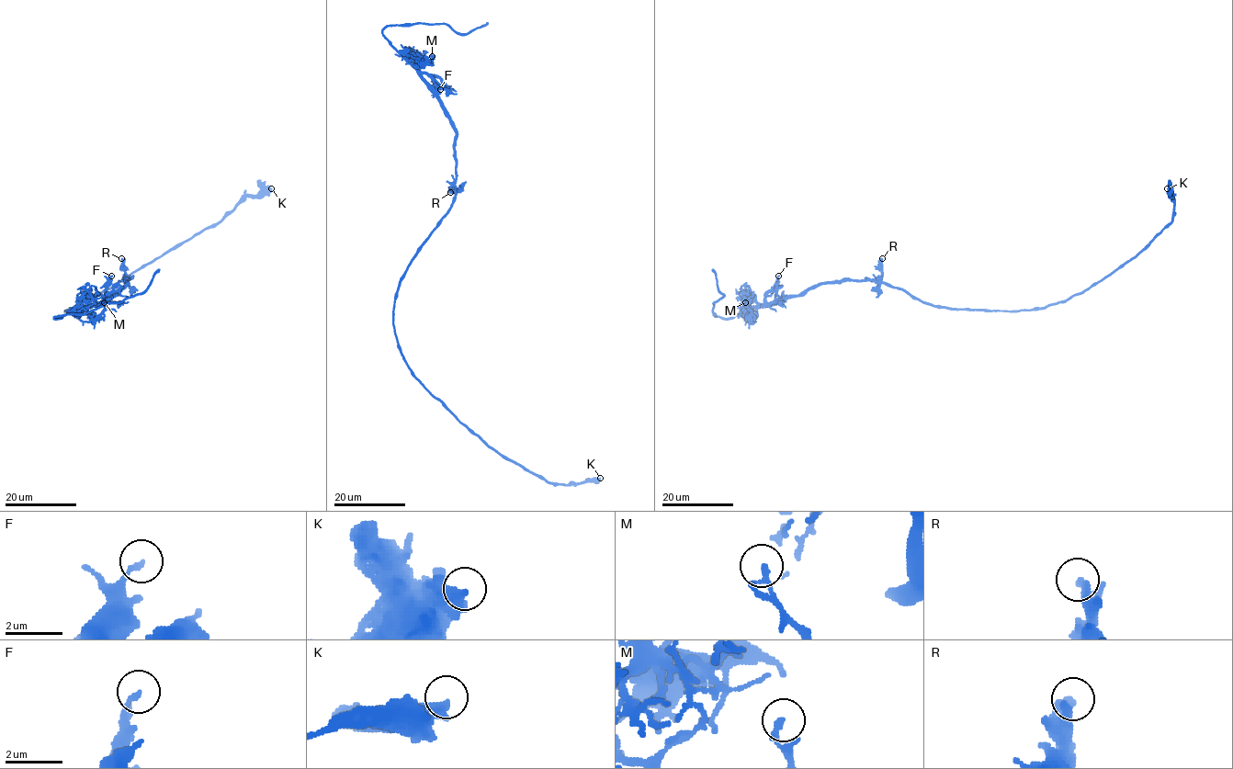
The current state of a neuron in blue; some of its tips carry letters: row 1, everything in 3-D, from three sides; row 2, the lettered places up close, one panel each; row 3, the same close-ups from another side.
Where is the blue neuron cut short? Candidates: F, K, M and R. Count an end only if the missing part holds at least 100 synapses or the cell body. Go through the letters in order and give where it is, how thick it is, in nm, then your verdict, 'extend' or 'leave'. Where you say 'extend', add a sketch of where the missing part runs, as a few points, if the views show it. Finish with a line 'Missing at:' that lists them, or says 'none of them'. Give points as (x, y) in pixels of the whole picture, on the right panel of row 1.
F: (778, 276) | 140 nm | leave
K: (1167, 188) | 480 nm | leave
M: (745, 302) | 200 nm | leave
R: (882, 258) | 400 nm | leave
Missing at: none of them

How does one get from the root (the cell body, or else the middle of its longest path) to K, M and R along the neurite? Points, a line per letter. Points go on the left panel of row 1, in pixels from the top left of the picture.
K: (90, 308), (64, 311), (110, 288), (172, 248), (215, 225), (246, 196), (264, 195), (271, 188)
M: (90, 308), (107, 299), (127, 280), (110, 299), (95, 303), (87, 310), (97, 318), (105, 308), (104, 302)
R: (90, 308), (107, 299), (127, 283), (121, 258)

